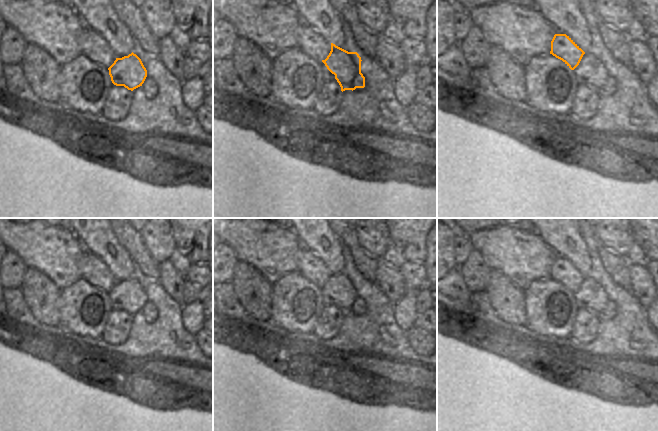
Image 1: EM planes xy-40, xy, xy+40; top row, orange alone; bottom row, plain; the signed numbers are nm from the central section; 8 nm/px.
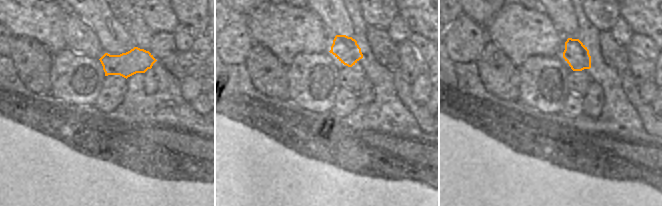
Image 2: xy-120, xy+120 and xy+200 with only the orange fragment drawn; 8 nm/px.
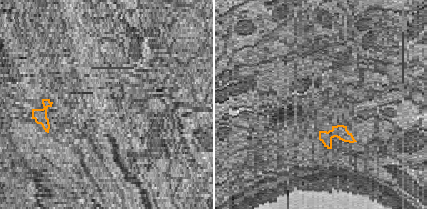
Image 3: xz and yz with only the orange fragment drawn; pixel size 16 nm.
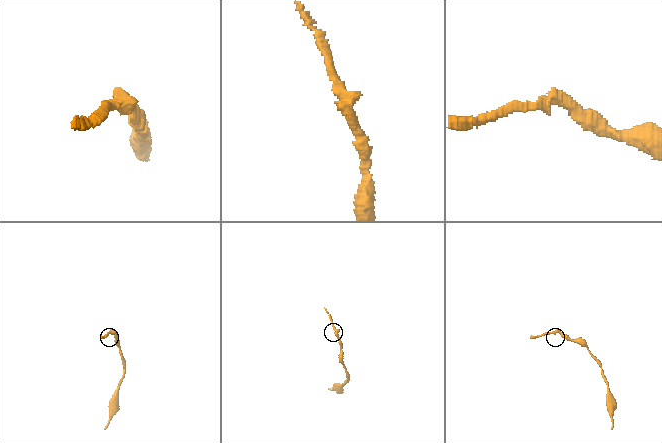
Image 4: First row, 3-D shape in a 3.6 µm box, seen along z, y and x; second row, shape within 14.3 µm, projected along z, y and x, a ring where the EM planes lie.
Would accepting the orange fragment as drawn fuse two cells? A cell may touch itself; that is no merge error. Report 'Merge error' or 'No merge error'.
Merge error

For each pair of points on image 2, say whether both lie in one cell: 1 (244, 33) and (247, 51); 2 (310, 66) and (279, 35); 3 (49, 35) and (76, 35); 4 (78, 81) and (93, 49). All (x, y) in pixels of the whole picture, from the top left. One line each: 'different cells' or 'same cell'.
1: same cell
2: different cells
3: different cells
4: different cells

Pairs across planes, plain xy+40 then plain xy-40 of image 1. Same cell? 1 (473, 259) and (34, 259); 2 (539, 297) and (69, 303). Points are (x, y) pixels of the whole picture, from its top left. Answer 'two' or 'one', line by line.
1: two
2: one

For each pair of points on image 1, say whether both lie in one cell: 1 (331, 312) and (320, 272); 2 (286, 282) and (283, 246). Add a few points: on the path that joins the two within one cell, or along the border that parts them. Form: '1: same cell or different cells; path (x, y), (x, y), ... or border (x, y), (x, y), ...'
1: different cells; border (310, 278), (321, 285)
2: different cells; border (300, 273), (293, 272), (282, 275), (273, 283)

